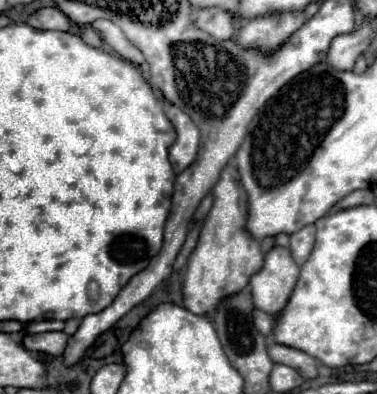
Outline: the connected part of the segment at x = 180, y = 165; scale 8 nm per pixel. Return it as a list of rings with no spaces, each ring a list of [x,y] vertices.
[[[166,104],[164,106],[164,114],[168,116],[168,120],[174,124],[176,128],[176,142],[170,146],[170,162],[174,166],[174,172],[180,174],[182,170],[186,170],[198,152],[198,142],[200,142],[200,132],[194,126],[194,122],[188,118],[188,114],[184,114],[178,106]]]

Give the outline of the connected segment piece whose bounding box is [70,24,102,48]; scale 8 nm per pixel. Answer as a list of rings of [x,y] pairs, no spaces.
[[[72,24],[70,34],[82,36],[82,40],[84,40],[88,46],[94,46],[94,48],[100,48],[100,46],[102,46],[102,38],[100,38],[100,34],[98,34],[92,26],[84,26],[84,28],[80,28],[80,26]]]

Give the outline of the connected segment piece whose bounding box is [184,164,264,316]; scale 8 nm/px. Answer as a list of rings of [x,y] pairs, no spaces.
[[[228,164],[218,184],[214,186],[214,206],[206,216],[204,228],[200,232],[200,240],[196,250],[188,260],[188,270],[184,278],[184,306],[194,314],[212,316],[212,310],[220,304],[220,298],[228,298],[228,294],[238,294],[244,290],[264,264],[264,254],[260,252],[260,242],[254,240],[246,230],[246,192],[240,184],[238,170]]]

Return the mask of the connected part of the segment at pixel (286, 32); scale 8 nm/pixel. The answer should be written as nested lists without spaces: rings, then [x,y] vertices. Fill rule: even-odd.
[[[286,12],[282,16],[254,18],[238,32],[238,46],[256,48],[262,54],[276,52],[306,22],[304,12]]]

